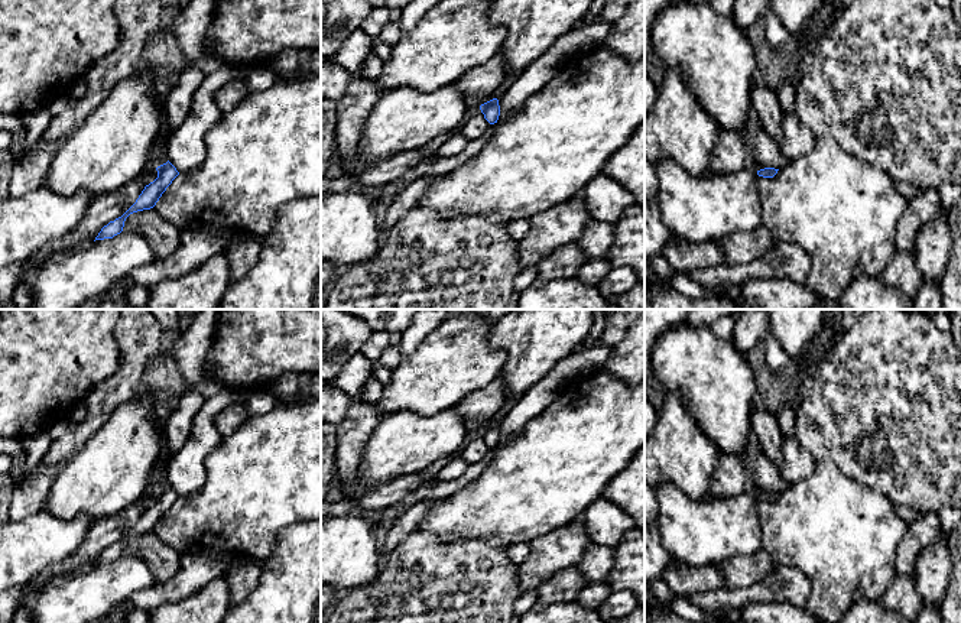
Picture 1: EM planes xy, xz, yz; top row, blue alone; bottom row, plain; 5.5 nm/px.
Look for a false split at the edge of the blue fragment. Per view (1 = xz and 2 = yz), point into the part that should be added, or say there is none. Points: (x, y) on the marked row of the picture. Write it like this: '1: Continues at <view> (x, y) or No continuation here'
1: No continuation here
2: No continuation here

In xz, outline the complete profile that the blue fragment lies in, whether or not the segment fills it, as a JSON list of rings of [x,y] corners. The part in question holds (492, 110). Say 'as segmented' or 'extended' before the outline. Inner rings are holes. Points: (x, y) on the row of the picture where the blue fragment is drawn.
as segmented; [[[493,98],[484,104],[480,106],[481,113],[484,114],[484,119],[490,123],[494,124],[499,120],[500,116],[500,106],[499,100]]]

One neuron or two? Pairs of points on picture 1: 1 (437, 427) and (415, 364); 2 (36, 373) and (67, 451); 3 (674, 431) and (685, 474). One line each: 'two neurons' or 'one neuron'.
1: two neurons
2: two neurons
3: one neuron

